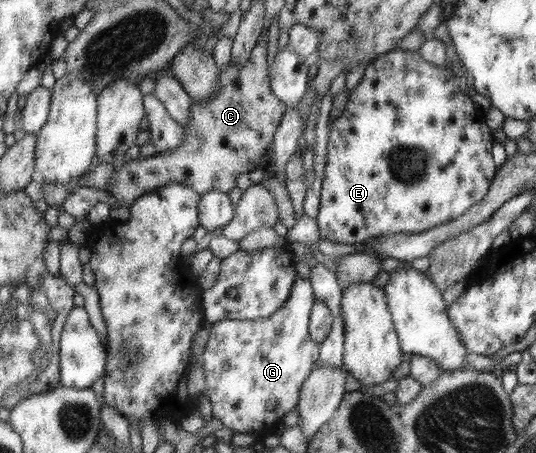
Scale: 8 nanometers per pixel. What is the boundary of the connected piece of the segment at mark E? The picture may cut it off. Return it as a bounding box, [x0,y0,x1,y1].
[317,48,498,243]

